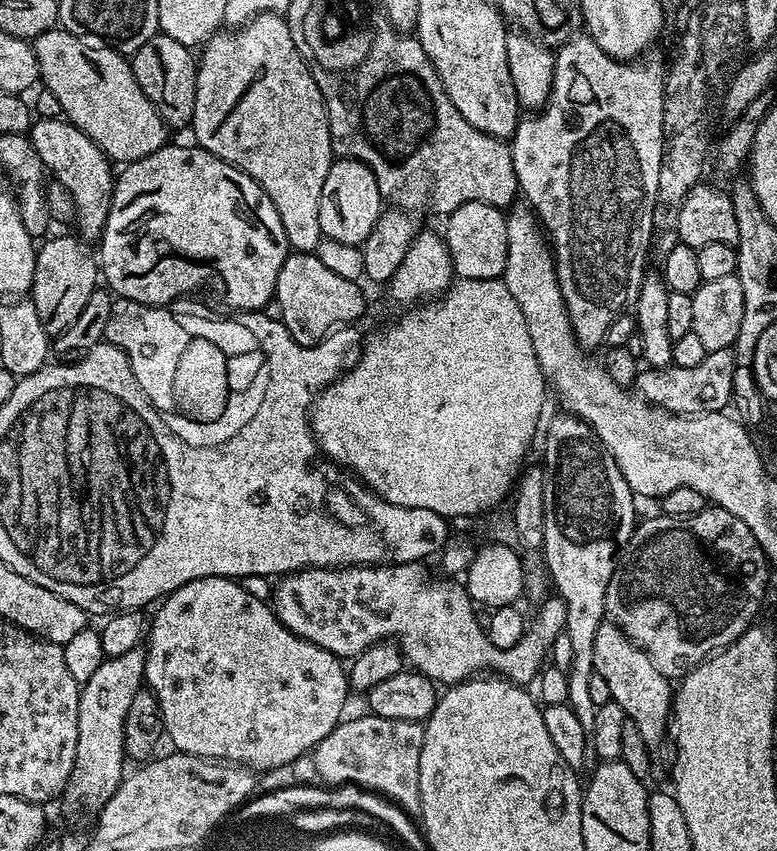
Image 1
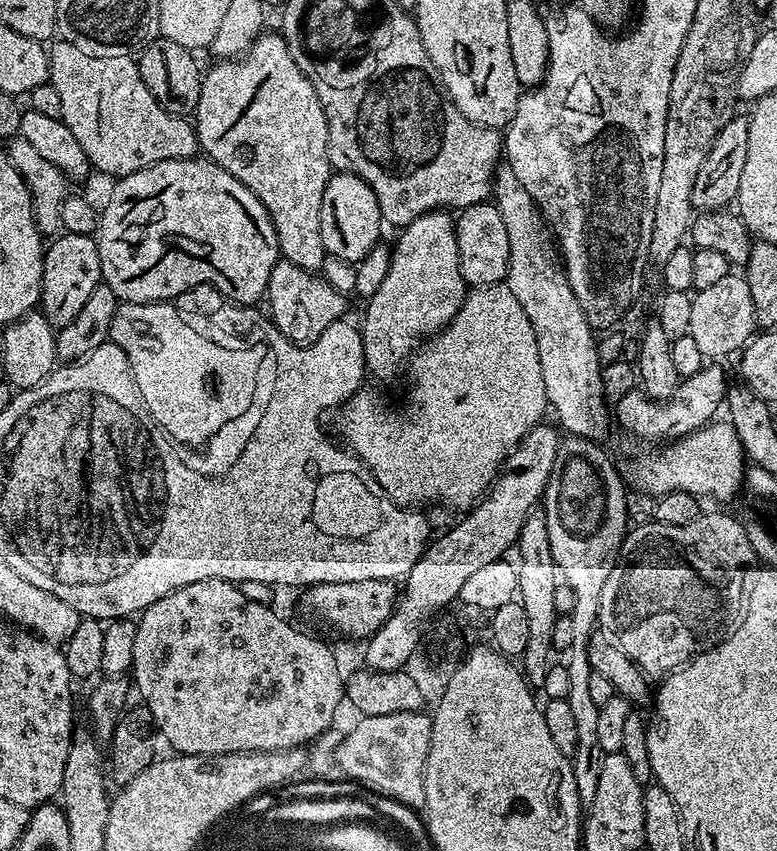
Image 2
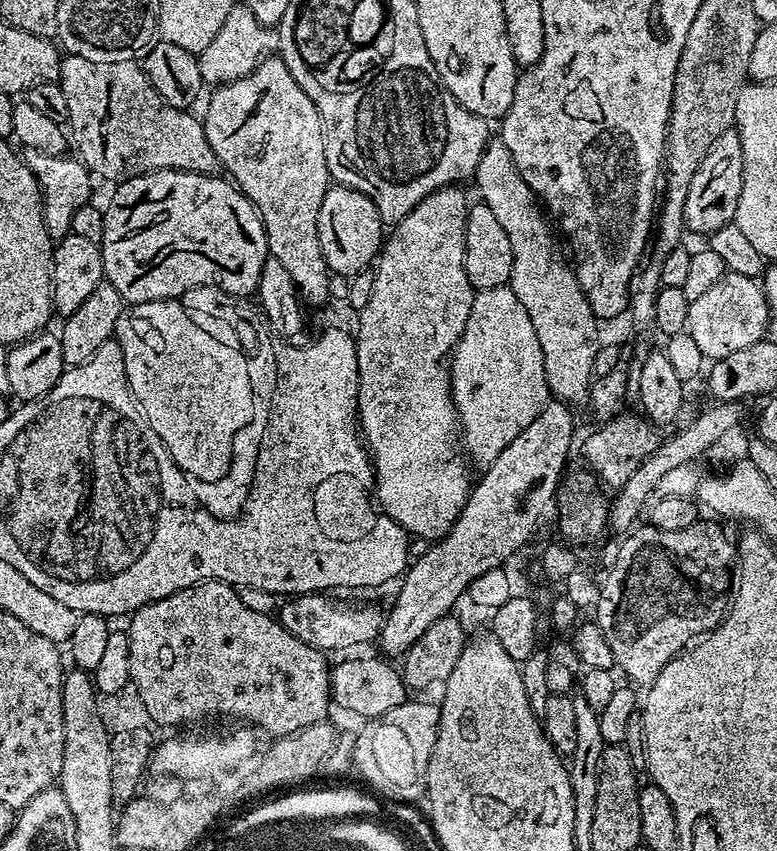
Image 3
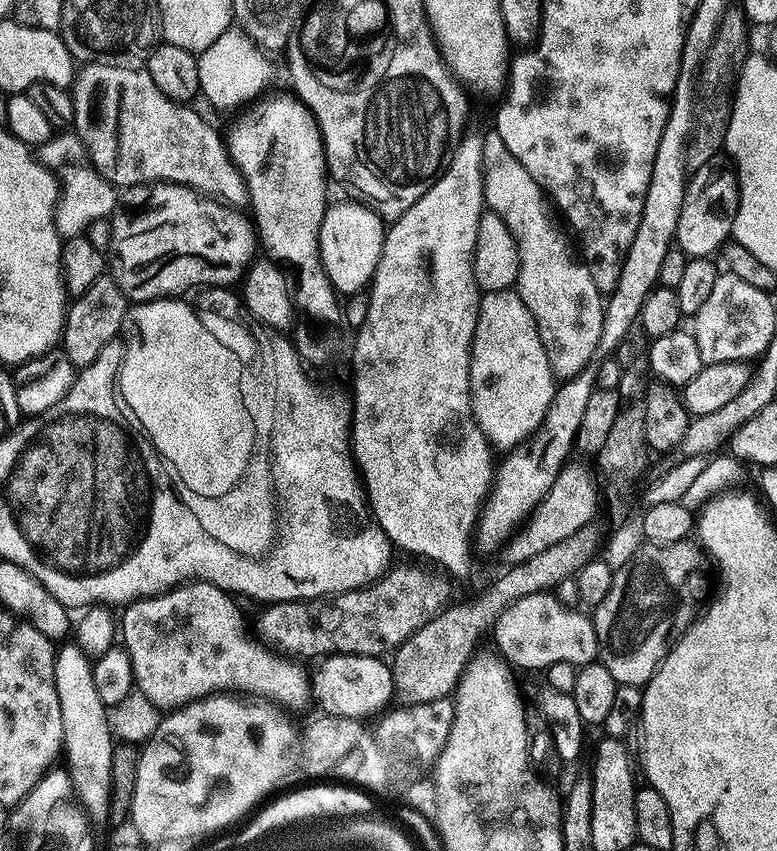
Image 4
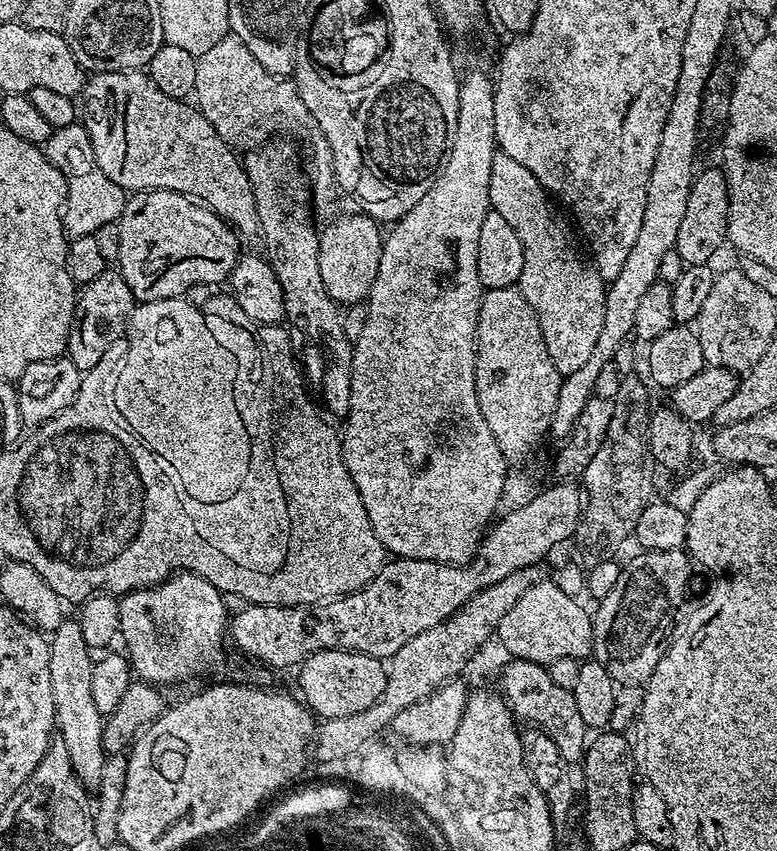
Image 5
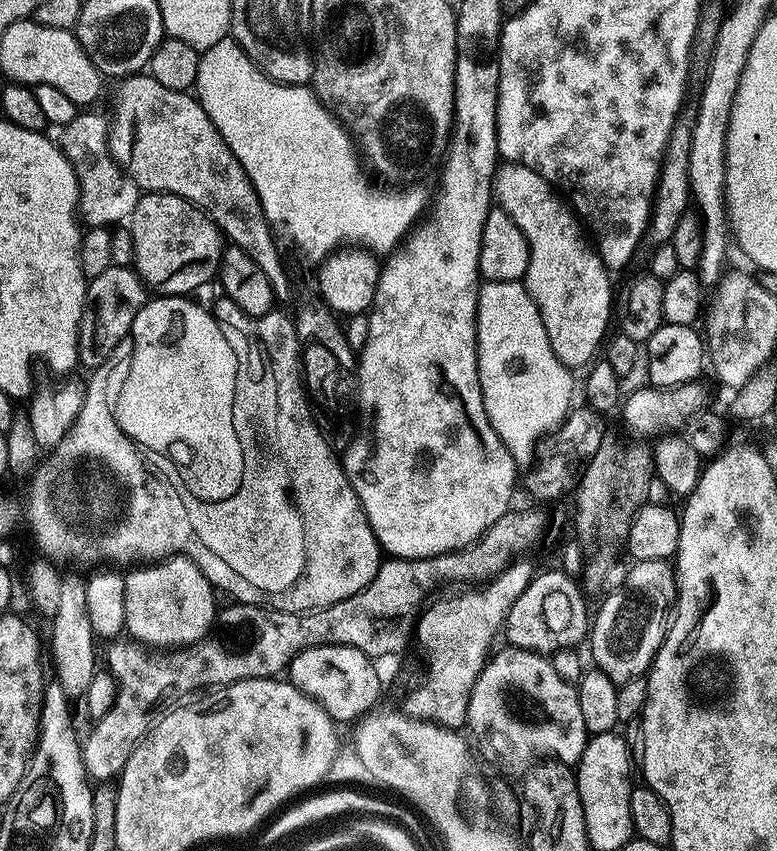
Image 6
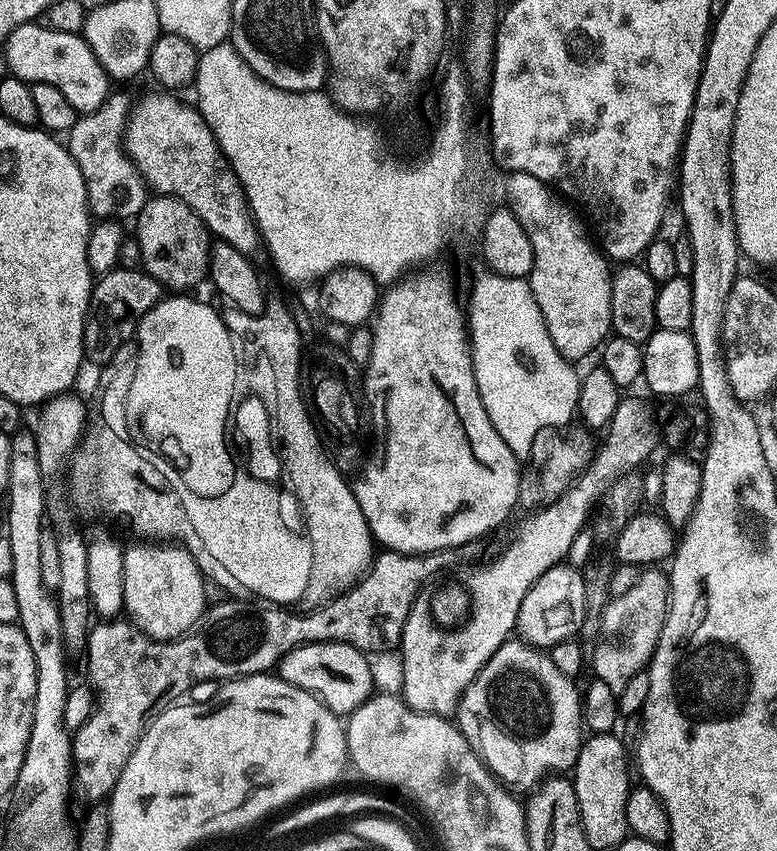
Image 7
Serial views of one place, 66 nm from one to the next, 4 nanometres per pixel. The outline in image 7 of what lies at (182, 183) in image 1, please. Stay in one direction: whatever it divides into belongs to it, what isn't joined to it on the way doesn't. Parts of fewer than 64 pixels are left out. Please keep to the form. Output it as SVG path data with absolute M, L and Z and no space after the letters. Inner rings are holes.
M153 195L145 199L134 224L134 238L141 248L143 271L153 276L165 289L192 290L188 288L209 275L214 240L200 215L188 204L173 196Z

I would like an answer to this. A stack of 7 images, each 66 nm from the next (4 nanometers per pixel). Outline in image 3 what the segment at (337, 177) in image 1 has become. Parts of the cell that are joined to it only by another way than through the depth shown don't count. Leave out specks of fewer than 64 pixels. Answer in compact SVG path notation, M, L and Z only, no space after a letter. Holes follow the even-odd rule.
M333 183L322 198L322 210L318 210L318 242L328 263L329 273L347 276L365 271L379 257L386 228L380 219L375 202L357 188Z

